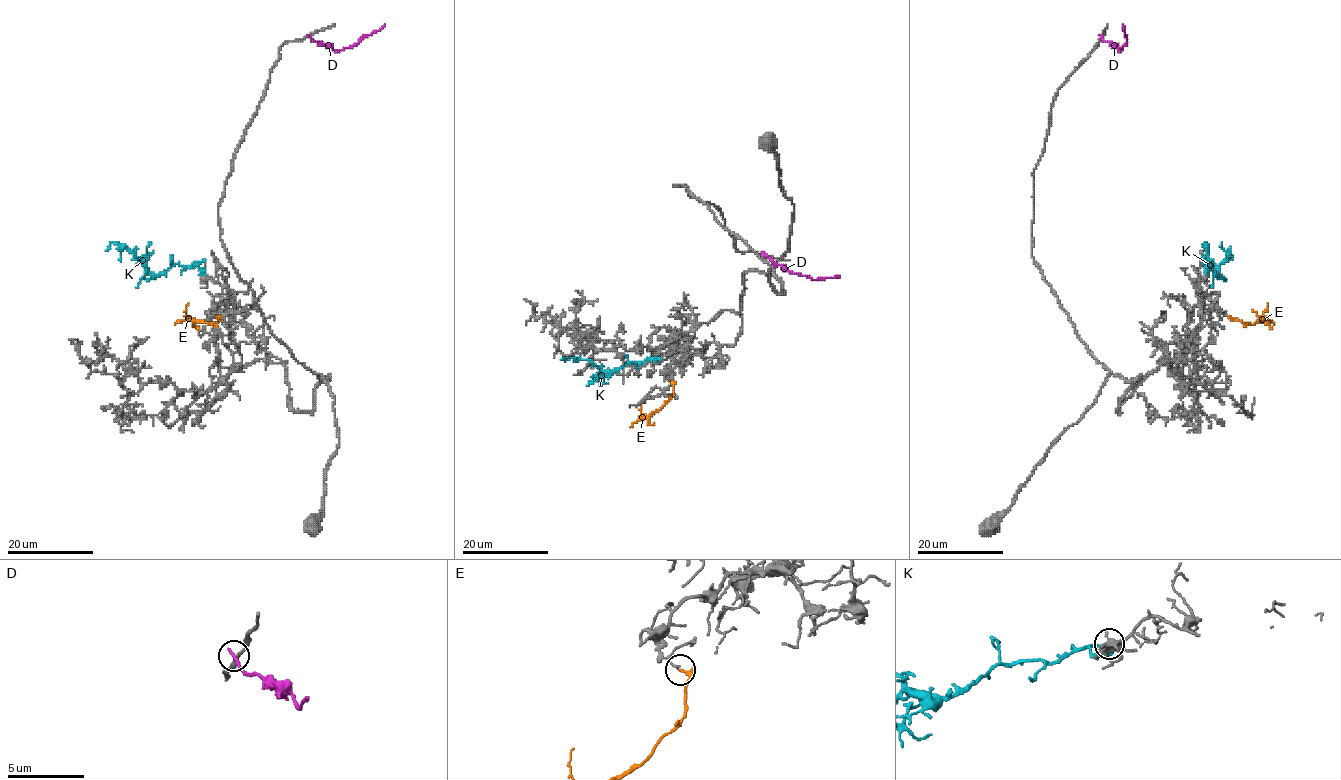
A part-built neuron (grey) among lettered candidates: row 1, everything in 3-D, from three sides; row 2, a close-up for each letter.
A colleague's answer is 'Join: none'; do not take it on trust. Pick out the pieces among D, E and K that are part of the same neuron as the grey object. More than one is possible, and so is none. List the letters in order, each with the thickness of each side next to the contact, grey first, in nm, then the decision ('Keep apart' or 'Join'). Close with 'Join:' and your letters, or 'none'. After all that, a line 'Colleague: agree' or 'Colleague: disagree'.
D: Thickness 200 nm (grey) against 260 nm. Keep apart
E: Thickness 120 nm (grey) against 160 nm. Keep apart
K: Thickness 170 nm (grey) against 240 nm. Keep apart
Join: none
Colleague: agree

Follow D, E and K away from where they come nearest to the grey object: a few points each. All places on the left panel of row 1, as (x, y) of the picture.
D: (309, 36), (341, 50), (354, 46), (385, 24)
E: (216, 317), (217, 320), (209, 324), (187, 318), (175, 325)
K: (203, 261), (191, 267), (173, 264), (159, 275), (154, 275), (147, 265), (117, 243), (110, 244), (106, 251)

